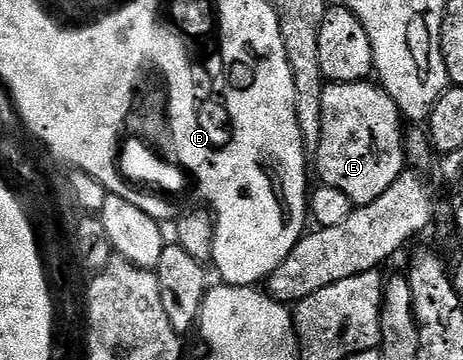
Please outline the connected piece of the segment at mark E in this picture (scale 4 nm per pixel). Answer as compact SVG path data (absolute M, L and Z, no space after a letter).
M360 81L357 83L332 83L328 82L323 88L321 97L321 141L313 151L313 167L319 170L322 186L339 189L351 199L355 207L364 207L405 170L405 124L404 116L393 101L389 92L375 81Z

